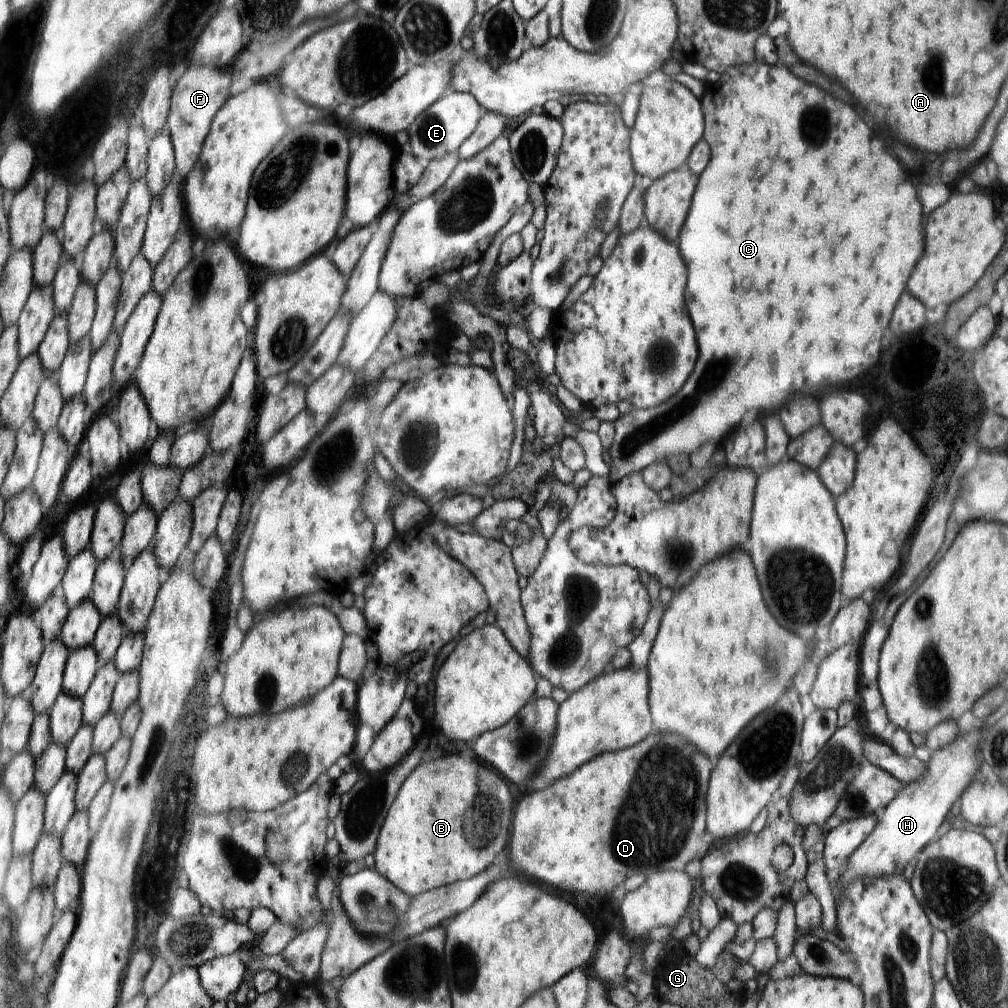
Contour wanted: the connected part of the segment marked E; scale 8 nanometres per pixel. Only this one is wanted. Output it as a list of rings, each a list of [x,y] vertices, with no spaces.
[[[448,87],[448,91],[444,91],[443,96],[432,103],[407,128],[413,155],[429,163],[458,151],[462,144],[471,138],[476,127],[479,126],[480,114],[482,114],[480,105],[475,96],[472,96],[472,93],[452,92]]]

